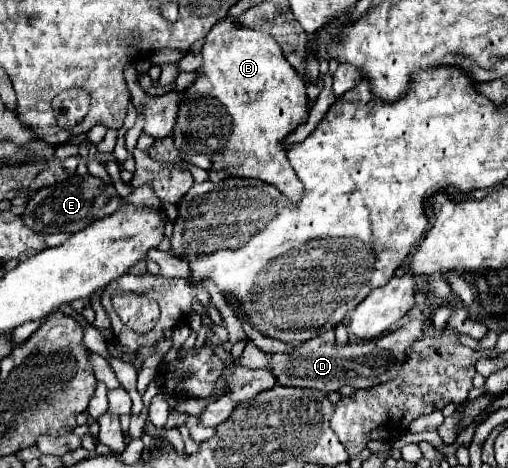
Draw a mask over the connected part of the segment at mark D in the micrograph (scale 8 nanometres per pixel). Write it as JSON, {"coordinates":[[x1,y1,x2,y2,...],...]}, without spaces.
{"coordinates":[[411,319,403,327,387,335,381,335,379,339,361,345,345,345,339,349,335,345,335,333,327,331,309,341,293,343,291,351,267,353,269,355,267,369,271,369,277,383,285,387,311,387,311,389,321,389,323,393,339,391,343,385,351,385,355,389,369,389,375,383,383,383,395,377,395,373,401,369,405,361,407,345,419,339,419,333,423,333,421,321]]}

